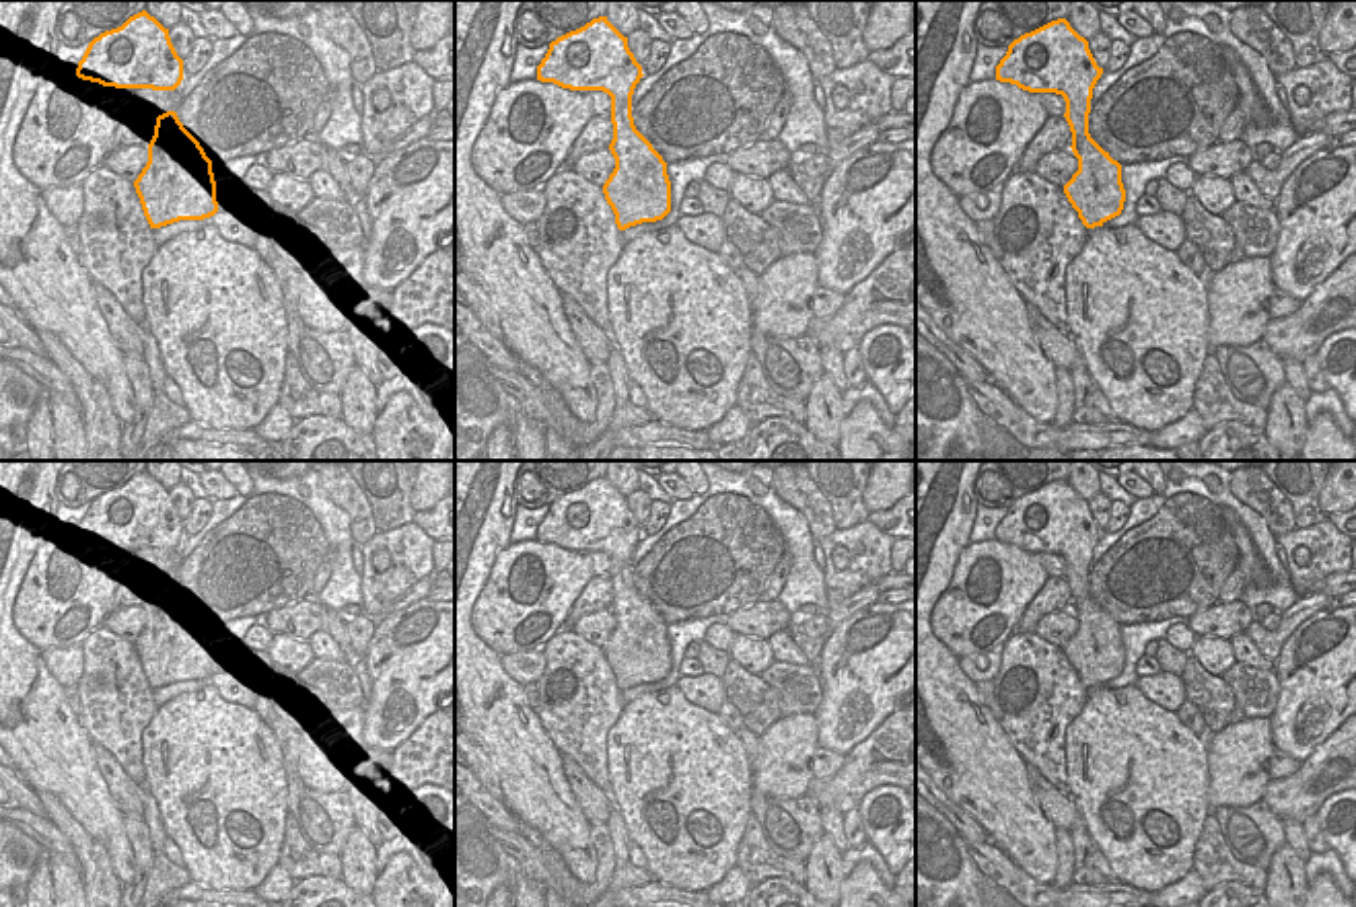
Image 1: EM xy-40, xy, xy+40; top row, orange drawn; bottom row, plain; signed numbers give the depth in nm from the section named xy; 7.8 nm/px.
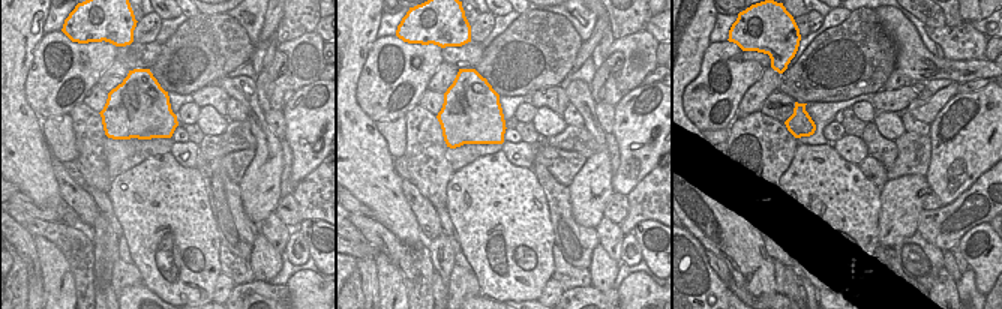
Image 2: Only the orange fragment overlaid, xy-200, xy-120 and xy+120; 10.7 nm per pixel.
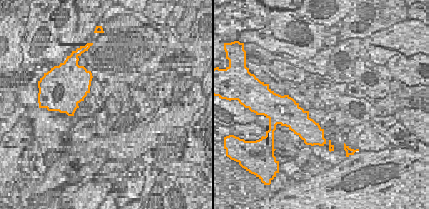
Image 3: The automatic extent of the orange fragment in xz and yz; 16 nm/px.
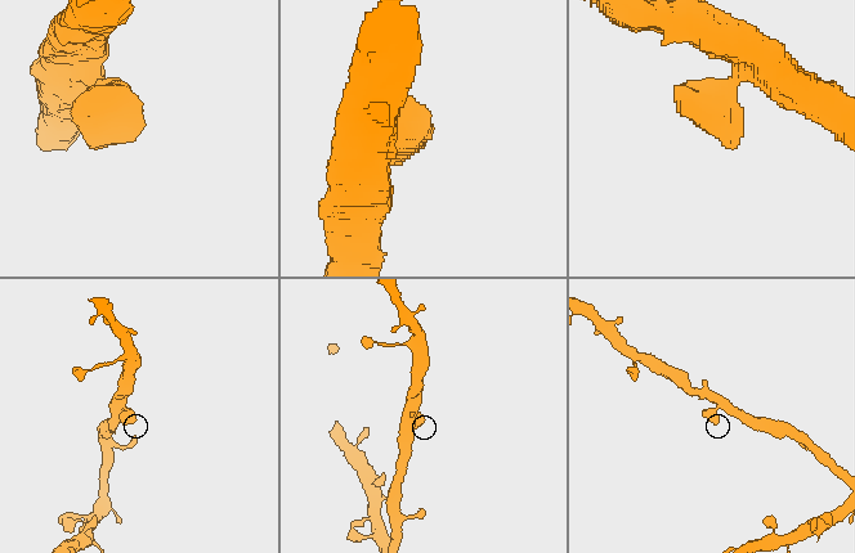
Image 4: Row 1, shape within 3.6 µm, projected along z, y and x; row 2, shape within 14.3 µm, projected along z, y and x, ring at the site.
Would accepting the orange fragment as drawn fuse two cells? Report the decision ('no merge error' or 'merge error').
no merge error

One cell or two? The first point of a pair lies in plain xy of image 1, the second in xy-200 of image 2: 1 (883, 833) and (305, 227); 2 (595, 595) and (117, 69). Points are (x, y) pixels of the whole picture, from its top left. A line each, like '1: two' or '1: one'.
1: one
2: one

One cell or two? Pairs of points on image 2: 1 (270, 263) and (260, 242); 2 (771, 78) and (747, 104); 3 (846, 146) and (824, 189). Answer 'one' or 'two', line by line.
1: one
2: one
3: two

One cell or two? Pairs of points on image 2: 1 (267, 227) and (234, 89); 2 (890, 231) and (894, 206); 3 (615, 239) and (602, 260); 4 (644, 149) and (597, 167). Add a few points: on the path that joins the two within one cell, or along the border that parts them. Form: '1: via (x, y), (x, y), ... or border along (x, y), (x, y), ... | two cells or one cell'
1: border along (273, 210), (258, 224) | two cells
2: via (894, 225), (894, 212) | one cell
3: border along (599, 243), (618, 264) | two cells
4: border along (614, 174), (612, 191) | two cells

